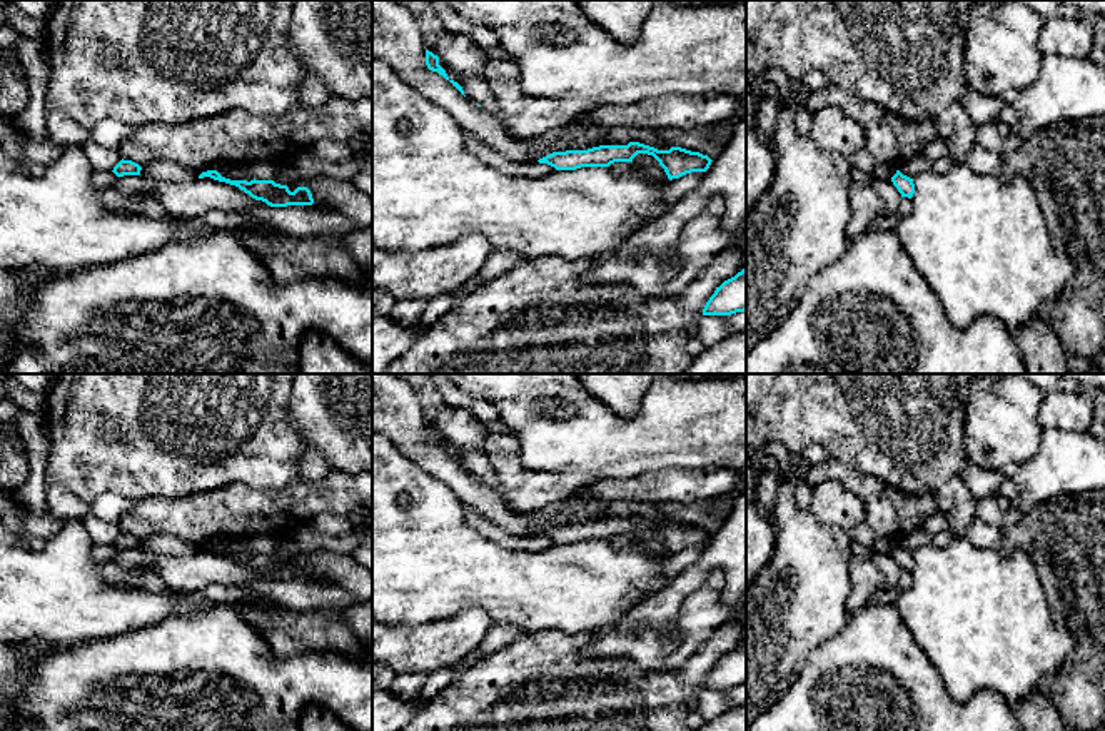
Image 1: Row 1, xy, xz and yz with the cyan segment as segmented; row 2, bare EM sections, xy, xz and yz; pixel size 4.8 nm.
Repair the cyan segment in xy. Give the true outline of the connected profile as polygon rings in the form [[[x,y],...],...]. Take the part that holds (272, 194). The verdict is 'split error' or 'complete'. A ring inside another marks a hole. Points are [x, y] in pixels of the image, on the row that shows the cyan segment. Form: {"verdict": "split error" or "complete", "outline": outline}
{"verdict": "complete", "outline": [[[207,170],[199,179],[210,177],[219,182],[225,182],[239,187],[255,200],[262,200],[270,207],[287,205],[312,205],[314,199],[307,187],[297,187],[294,192],[287,185],[275,184],[274,180],[230,180],[222,177],[217,170]]]}

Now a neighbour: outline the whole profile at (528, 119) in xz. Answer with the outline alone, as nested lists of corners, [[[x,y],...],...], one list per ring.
[[[491,60],[484,78],[492,92],[492,107],[506,118],[506,132],[519,142],[534,142],[583,117],[594,102],[583,98],[531,97],[521,90],[516,63]]]

